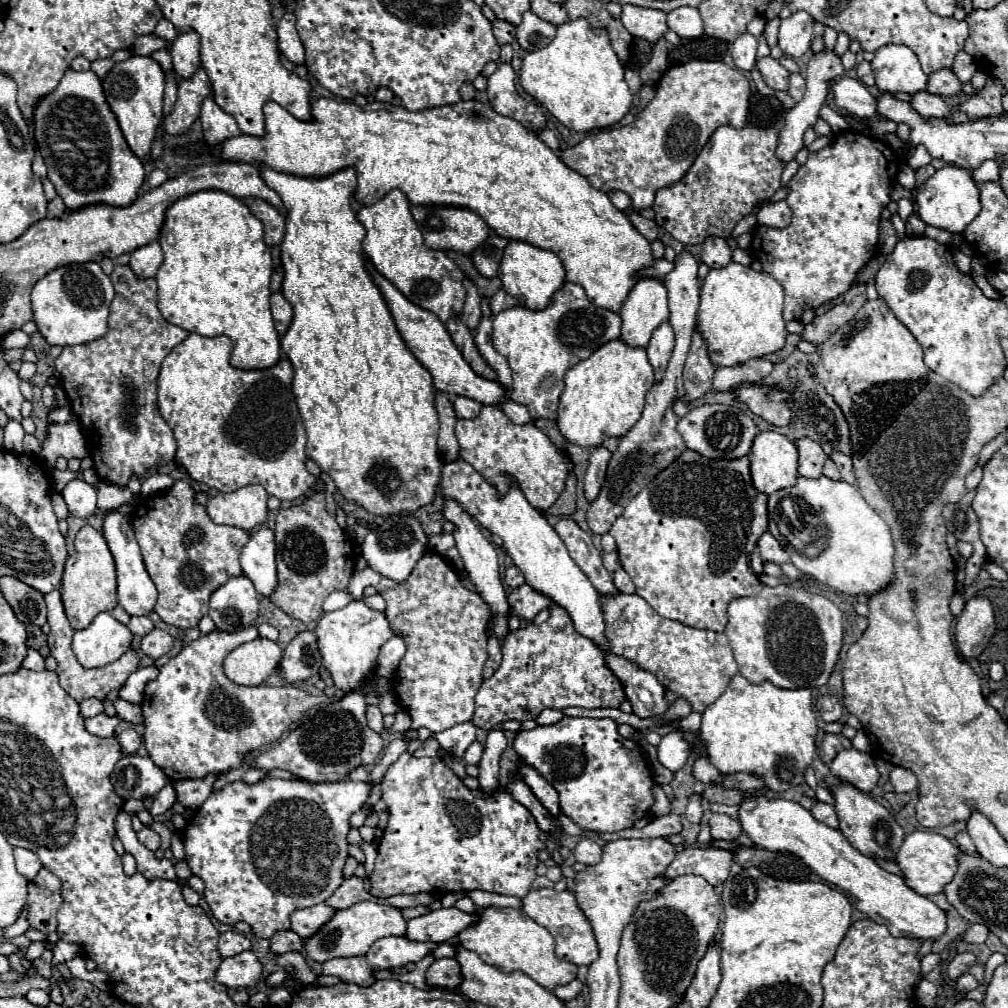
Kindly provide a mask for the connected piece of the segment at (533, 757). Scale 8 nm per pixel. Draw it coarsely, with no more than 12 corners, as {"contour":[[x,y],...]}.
{"contour":[[611,719],[519,731],[517,755],[597,833],[653,805],[641,747]]}

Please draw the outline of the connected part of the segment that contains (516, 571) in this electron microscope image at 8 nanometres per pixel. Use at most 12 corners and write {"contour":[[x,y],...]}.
{"contour":[[505,569],[505,583],[513,589],[525,583],[521,569]]}

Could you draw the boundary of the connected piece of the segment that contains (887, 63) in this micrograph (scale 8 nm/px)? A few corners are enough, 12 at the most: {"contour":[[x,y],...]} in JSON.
{"contour":[[883,45],[871,69],[889,93],[927,87],[917,55],[905,45]]}

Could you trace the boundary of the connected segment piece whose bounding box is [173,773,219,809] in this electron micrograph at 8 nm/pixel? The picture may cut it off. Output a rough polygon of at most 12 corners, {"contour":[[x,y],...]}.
{"contour":[[219,775],[173,783],[181,805],[197,809]]}

